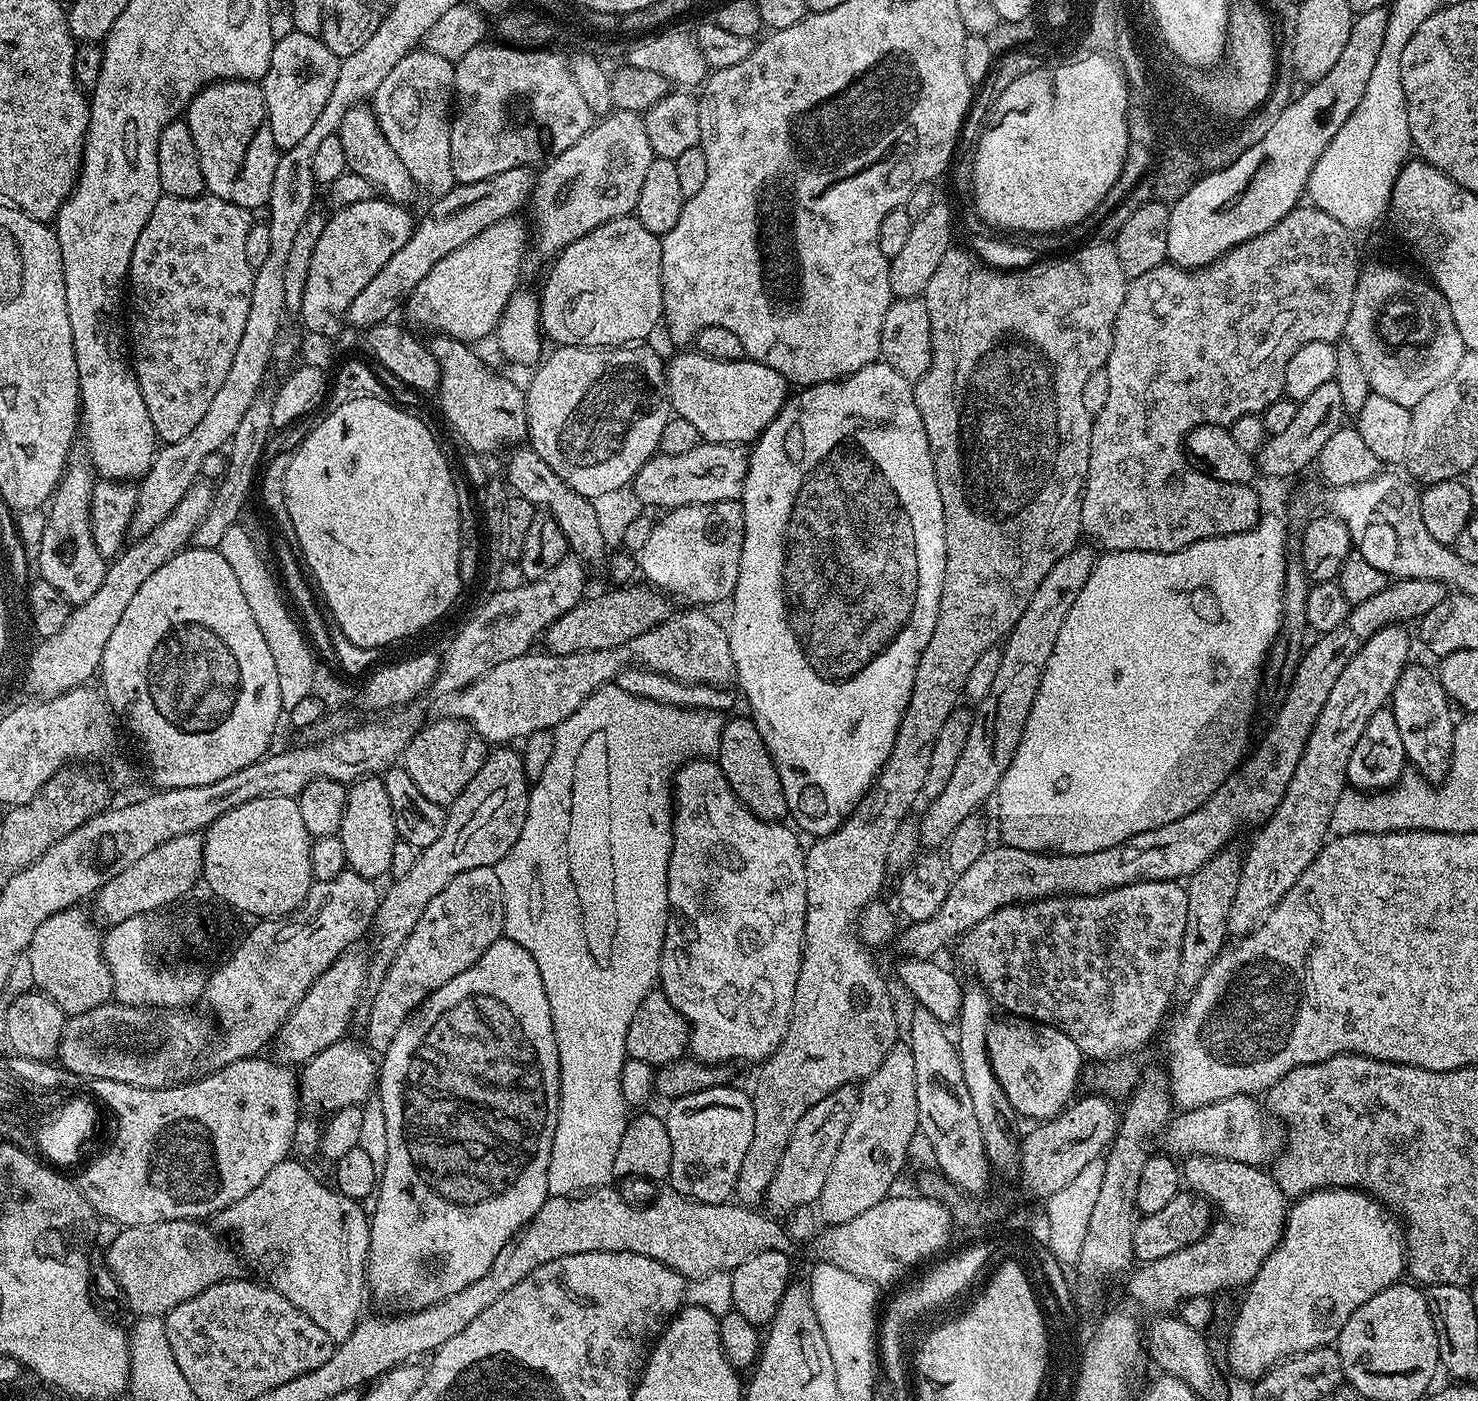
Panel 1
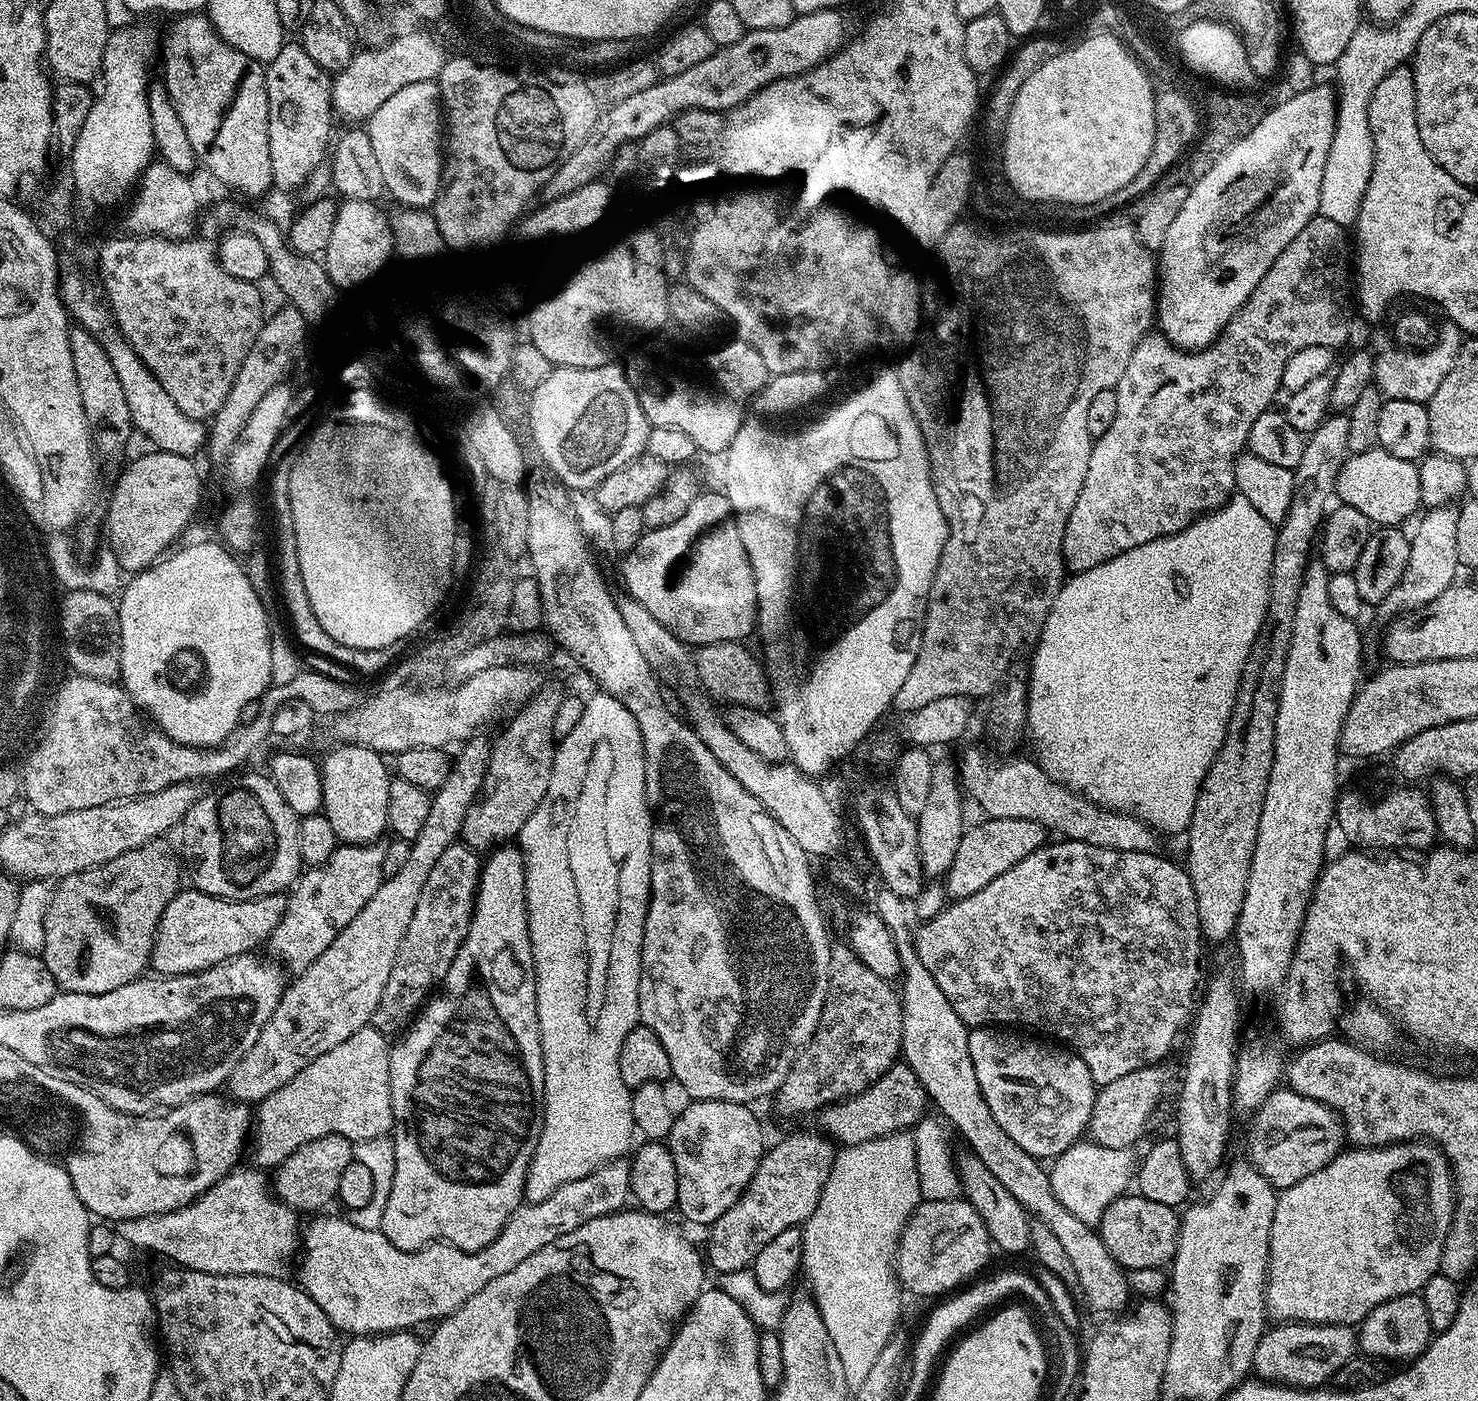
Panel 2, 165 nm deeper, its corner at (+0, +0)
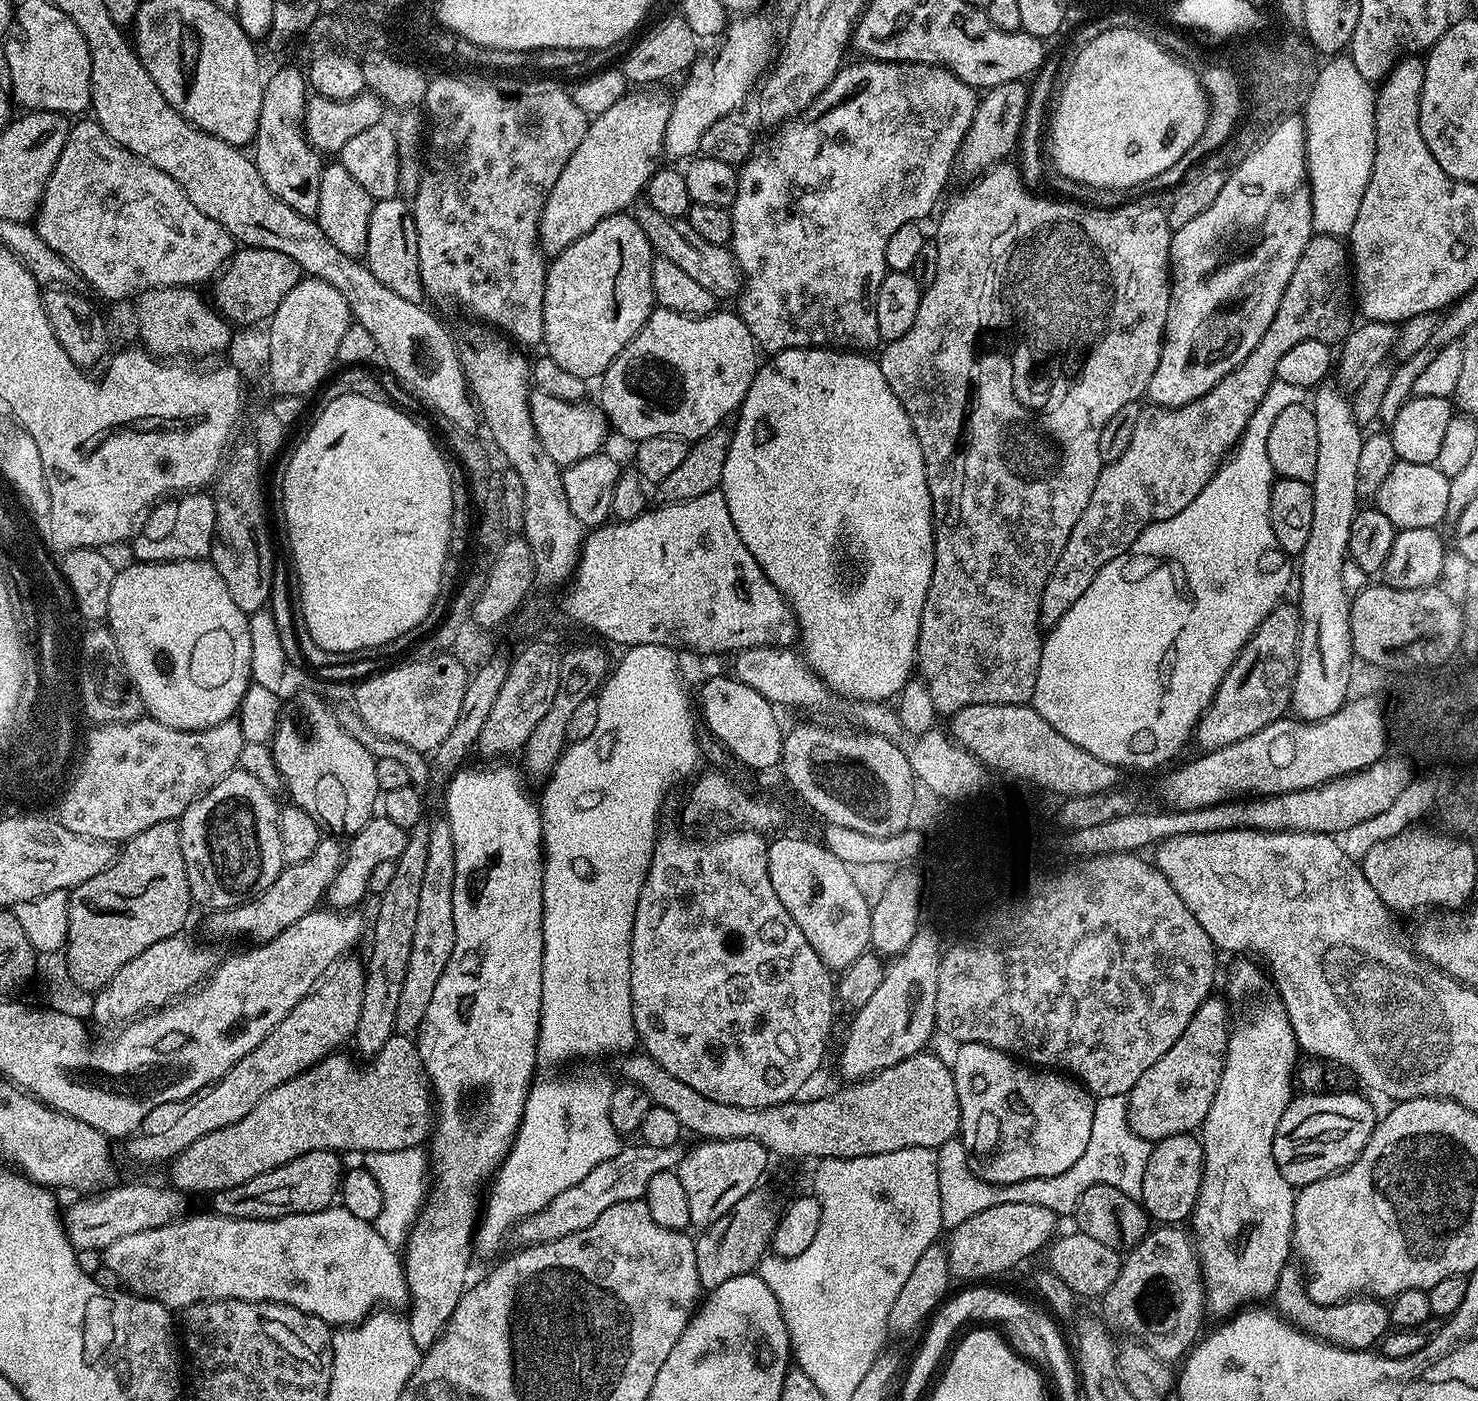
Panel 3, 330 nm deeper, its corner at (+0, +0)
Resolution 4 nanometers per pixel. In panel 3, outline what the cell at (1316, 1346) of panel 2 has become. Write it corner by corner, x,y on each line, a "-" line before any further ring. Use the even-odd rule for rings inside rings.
1292,1262
1285,1264
1278,1278
1278,1286
1274,1293
1274,1301
1276,1300
1274,1308
1289,1324
1303,1328
1313,1336
1318,1336
1330,1344
1337,1344
1340,1348
1357,1350
1371,1349
1379,1345
1388,1335
1390,1308
1383,1299
1361,1294
1351,1300
1344,1300
1341,1304
1319,1304
1314,1302
1314,1298
1310,1298
1310,1294
1306,1291
1305,1280
1303,1271

